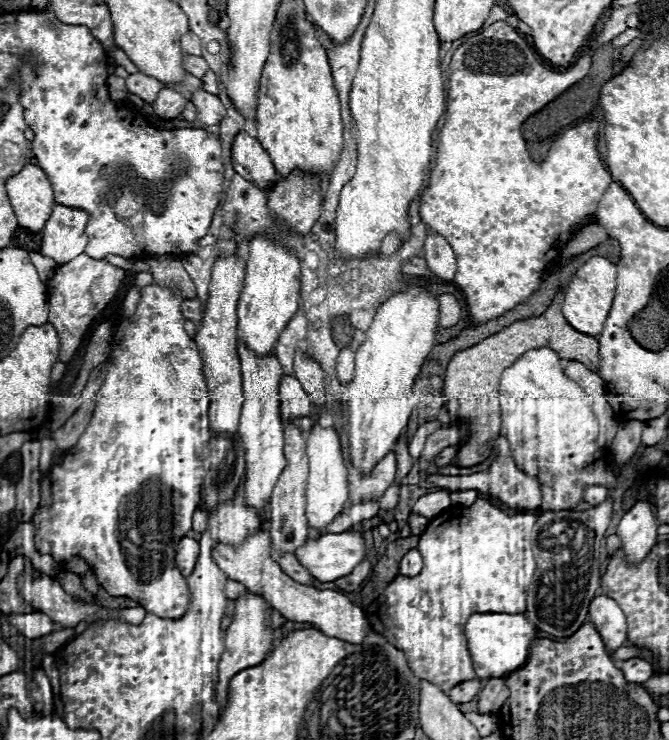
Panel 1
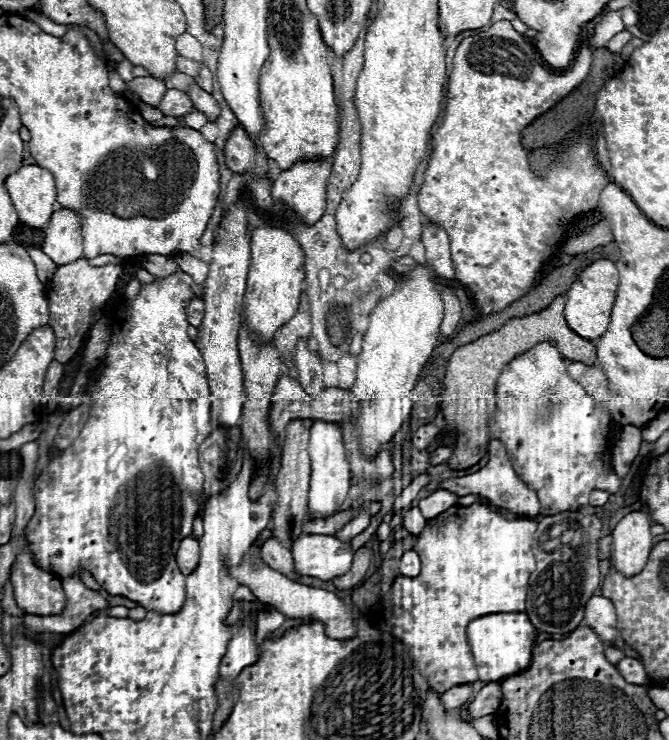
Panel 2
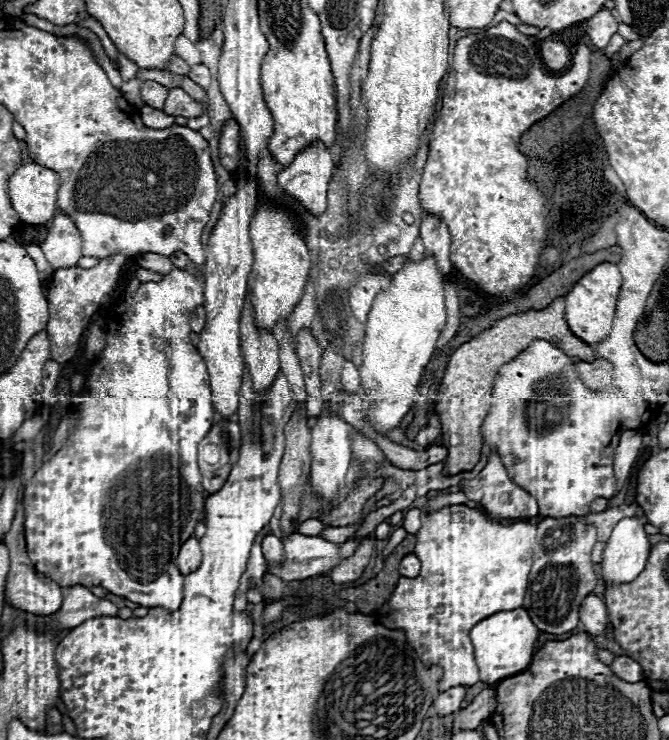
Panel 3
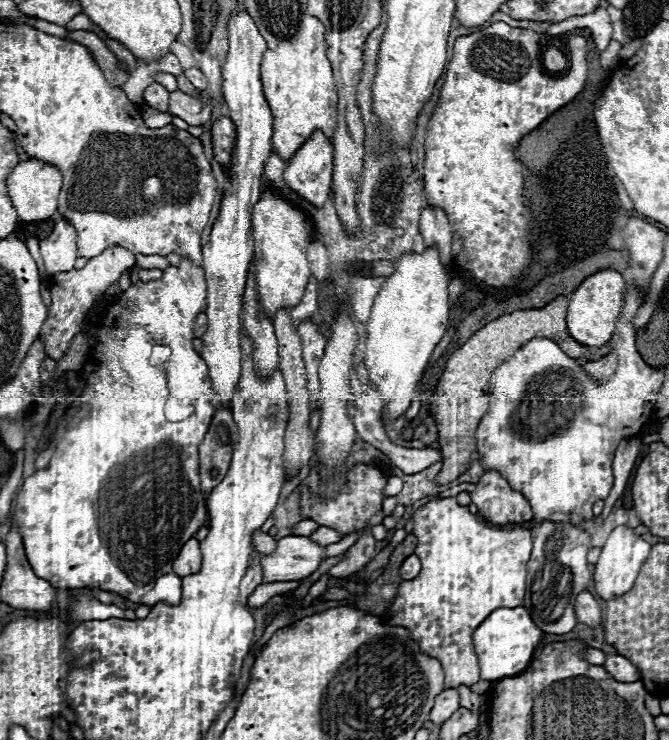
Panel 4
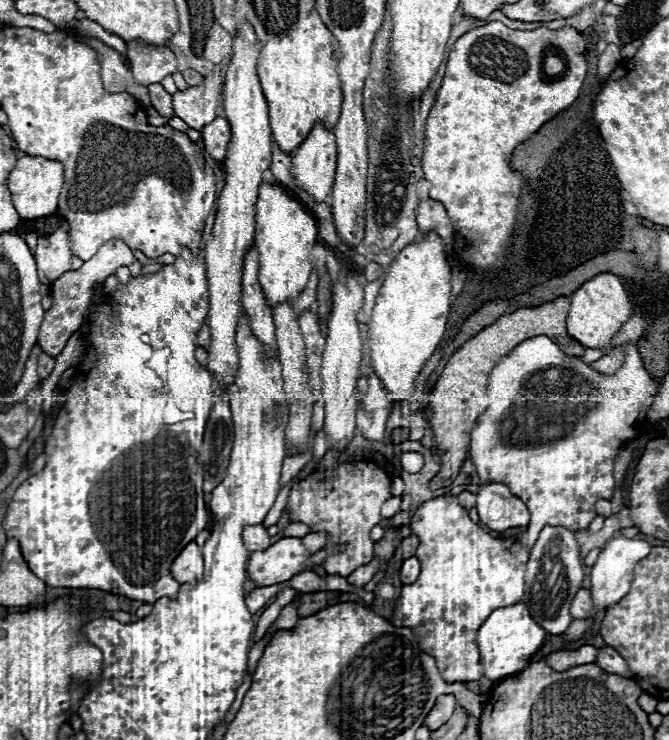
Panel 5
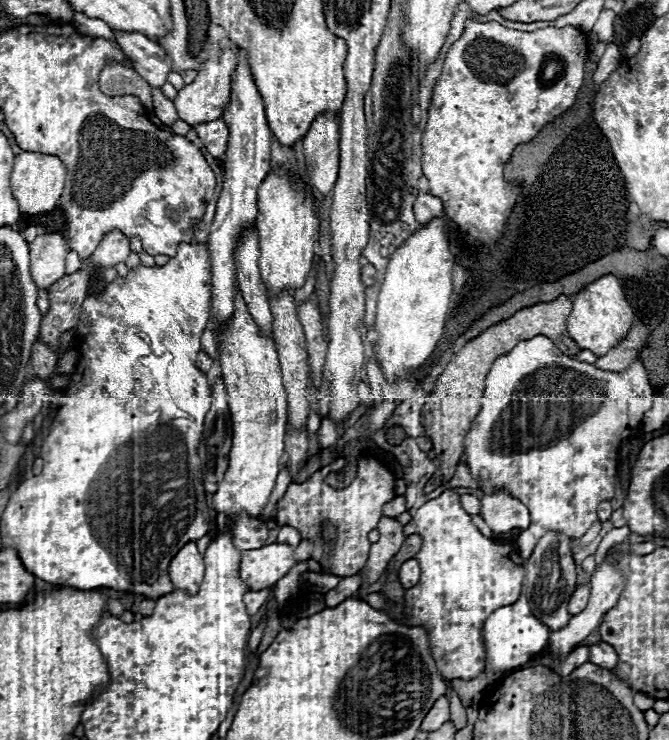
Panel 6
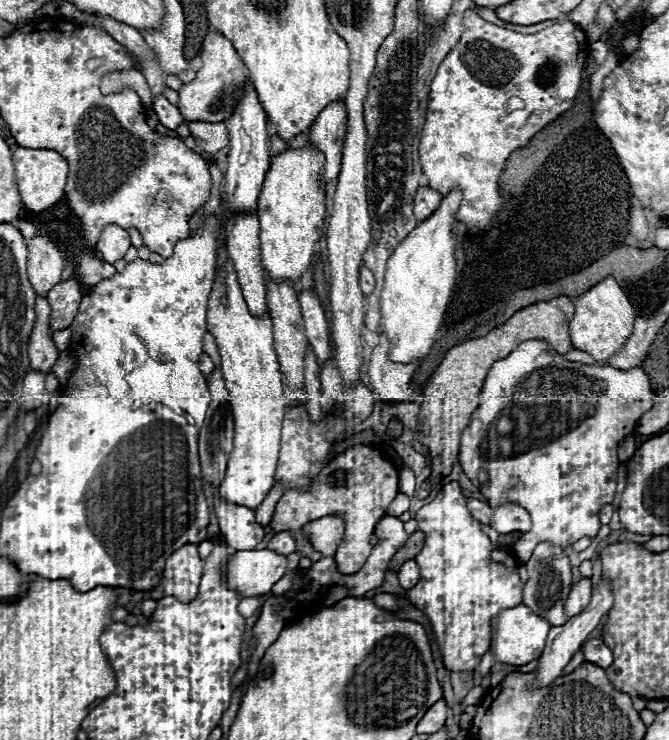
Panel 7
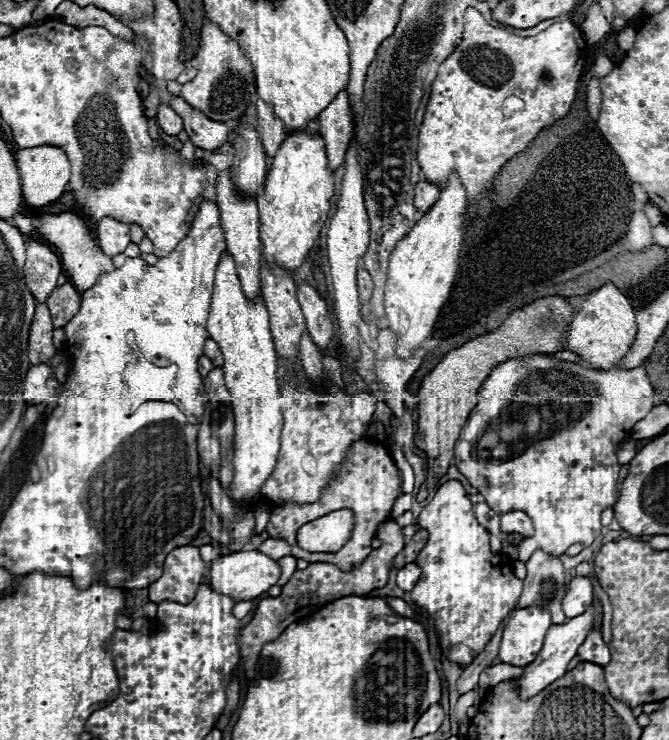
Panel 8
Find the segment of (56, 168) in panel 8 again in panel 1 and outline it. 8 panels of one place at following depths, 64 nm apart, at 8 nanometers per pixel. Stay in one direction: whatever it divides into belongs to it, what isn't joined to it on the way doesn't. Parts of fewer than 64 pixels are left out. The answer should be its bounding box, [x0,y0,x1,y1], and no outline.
[6,164,54,232]

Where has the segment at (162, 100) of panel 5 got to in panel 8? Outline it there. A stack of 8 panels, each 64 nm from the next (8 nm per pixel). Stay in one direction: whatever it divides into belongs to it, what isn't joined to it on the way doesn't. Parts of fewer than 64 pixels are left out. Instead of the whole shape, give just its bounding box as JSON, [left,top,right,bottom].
[156,104,182,134]

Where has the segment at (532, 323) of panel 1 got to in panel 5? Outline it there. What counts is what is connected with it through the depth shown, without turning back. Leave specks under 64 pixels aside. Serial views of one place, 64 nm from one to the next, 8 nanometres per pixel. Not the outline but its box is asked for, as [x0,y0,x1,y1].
[424,296,584,490]

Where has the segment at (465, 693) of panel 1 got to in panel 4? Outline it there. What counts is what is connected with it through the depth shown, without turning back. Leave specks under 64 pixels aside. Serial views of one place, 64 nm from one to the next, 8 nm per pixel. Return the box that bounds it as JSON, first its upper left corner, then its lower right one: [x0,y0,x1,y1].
[430,688,460,724]

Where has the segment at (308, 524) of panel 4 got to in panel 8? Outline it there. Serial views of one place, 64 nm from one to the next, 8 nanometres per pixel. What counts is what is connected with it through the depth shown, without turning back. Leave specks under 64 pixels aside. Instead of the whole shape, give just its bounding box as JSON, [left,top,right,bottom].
[260,538,290,558]

